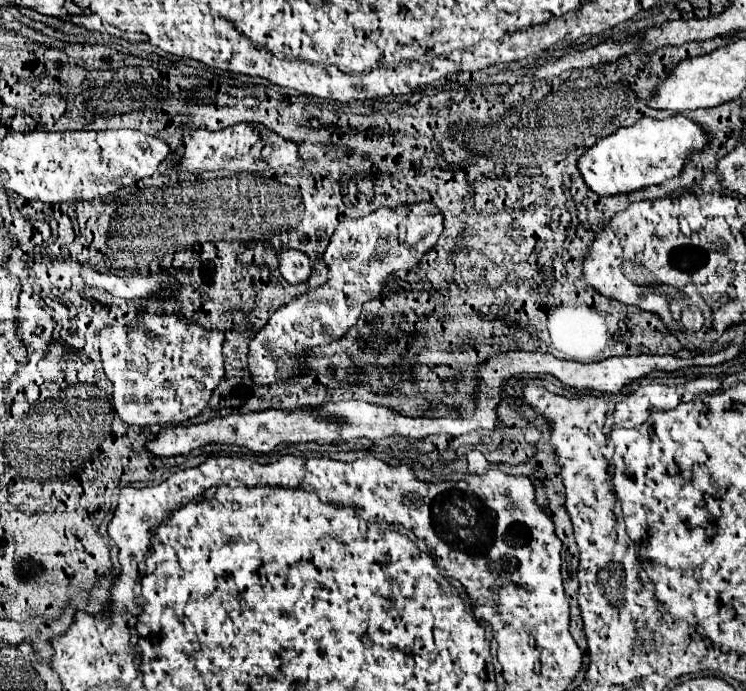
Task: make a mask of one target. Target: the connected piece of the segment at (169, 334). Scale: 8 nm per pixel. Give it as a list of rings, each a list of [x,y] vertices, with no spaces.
[[[167,314],[167,316],[137,316],[137,326],[113,324],[107,326],[99,334],[103,370],[107,378],[113,382],[113,404],[115,412],[125,424],[135,426],[167,426],[167,424],[183,424],[195,416],[199,416],[209,400],[219,380],[223,378],[223,332],[211,332],[203,326],[189,322],[185,316]]]

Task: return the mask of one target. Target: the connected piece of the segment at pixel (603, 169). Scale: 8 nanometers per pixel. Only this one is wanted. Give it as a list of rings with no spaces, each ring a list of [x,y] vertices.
[[[683,114],[665,120],[641,118],[637,124],[619,128],[615,134],[599,140],[579,158],[577,166],[593,192],[611,196],[663,184],[665,180],[681,176],[685,164],[689,164],[689,156],[693,156],[693,152],[703,152],[705,148],[709,148],[709,132]]]

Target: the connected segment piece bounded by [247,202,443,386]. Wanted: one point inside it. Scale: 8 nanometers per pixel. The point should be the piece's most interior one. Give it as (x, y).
(357, 272)

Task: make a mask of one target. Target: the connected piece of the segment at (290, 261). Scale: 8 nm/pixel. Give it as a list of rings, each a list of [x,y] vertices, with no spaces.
[[[283,250],[278,253],[279,271],[289,284],[305,284],[311,276],[311,260],[303,252]]]

